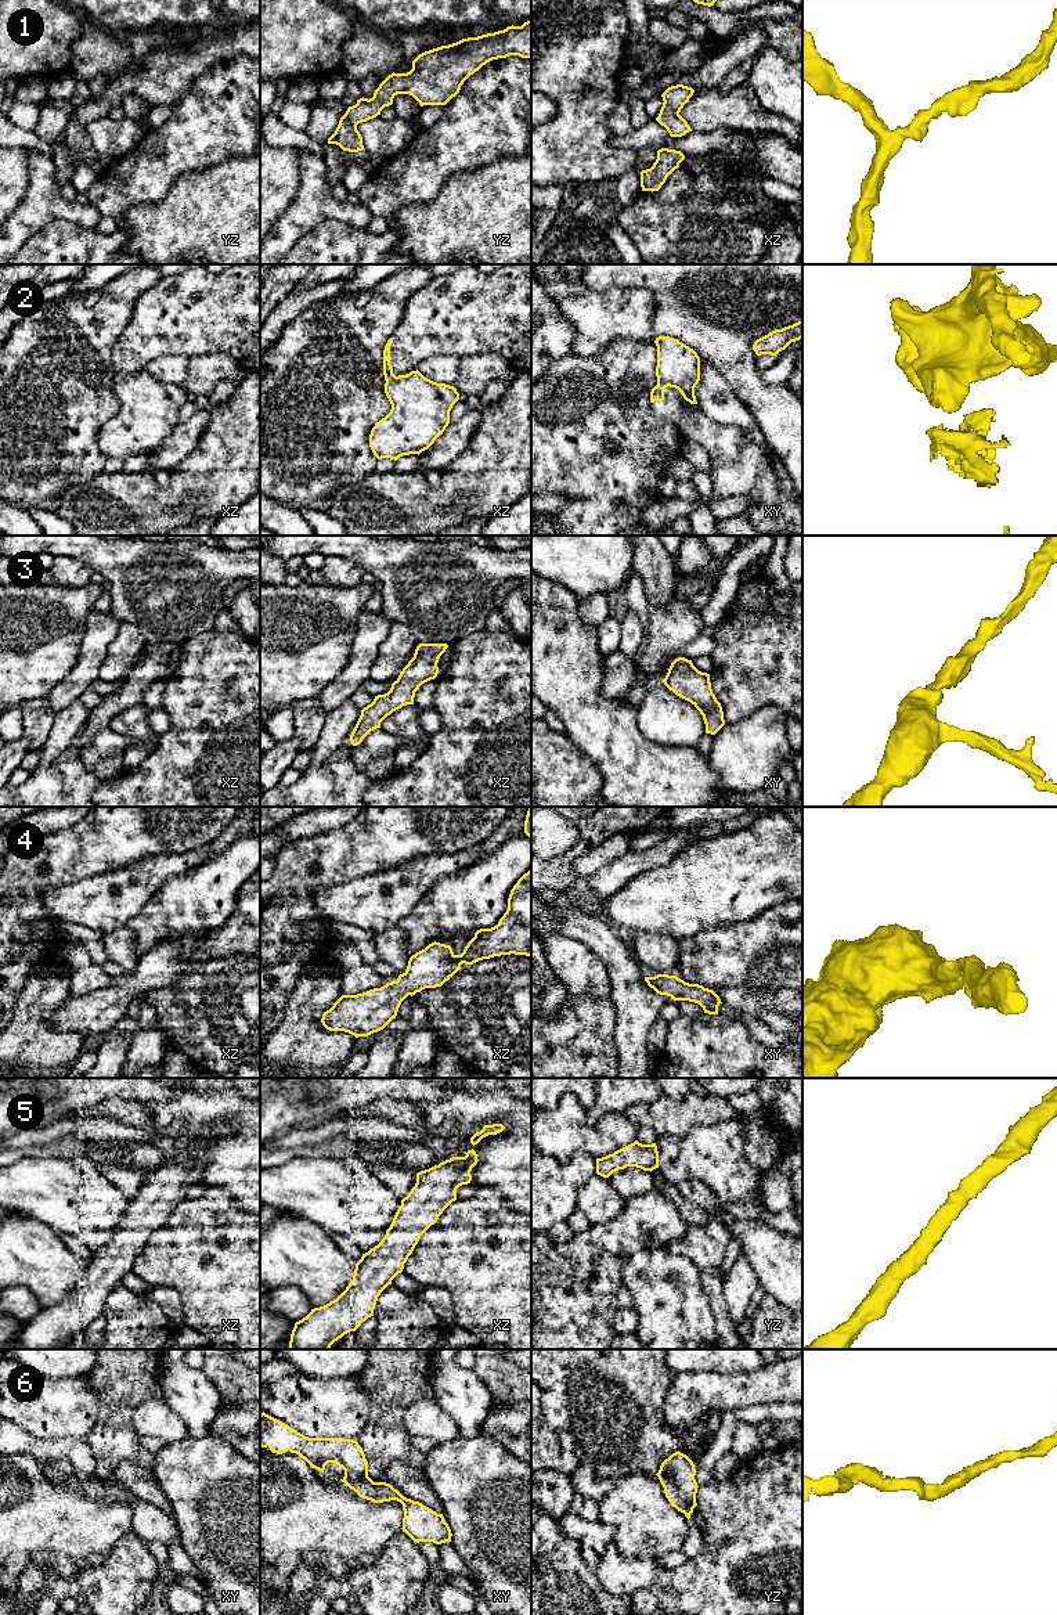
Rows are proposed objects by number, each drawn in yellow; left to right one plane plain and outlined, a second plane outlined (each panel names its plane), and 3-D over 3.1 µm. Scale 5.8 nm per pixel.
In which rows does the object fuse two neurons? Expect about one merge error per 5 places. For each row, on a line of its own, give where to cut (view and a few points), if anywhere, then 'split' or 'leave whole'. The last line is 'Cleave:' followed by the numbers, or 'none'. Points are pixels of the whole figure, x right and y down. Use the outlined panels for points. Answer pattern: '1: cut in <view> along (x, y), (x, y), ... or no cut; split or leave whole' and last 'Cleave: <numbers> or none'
1: no cut; leave whole
2: cut in xy along (657, 382), (667, 386); split
3: no cut; leave whole
4: no cut; leave whole
5: no cut; leave whole
6: no cut; leave whole
Cleave: 2

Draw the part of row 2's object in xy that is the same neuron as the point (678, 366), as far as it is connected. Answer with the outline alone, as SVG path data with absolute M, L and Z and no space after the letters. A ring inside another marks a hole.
M659 336L657 383L675 387L690 404L697 404L695 387L700 381L700 357L689 346L670 336Z

